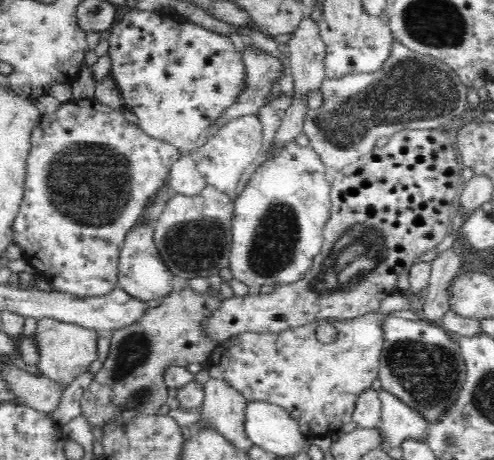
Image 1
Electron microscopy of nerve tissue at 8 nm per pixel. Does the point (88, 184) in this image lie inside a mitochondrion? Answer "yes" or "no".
yes

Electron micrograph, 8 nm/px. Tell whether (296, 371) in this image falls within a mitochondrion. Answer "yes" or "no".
no

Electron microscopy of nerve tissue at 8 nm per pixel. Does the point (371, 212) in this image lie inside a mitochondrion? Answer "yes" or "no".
no

